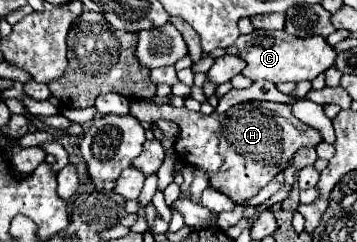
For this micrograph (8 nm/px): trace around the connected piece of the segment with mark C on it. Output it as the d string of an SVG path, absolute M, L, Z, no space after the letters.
M256 29L250 35L240 35L236 39L236 47L238 49L226 49L226 53L238 55L240 59L246 61L242 75L252 81L260 81L260 79L266 79L272 83L284 83L284 81L300 83L304 79L312 81L322 71L332 67L334 59L336 59L336 51L324 41L324 37L300 39L300 37L288 35L286 31Z

